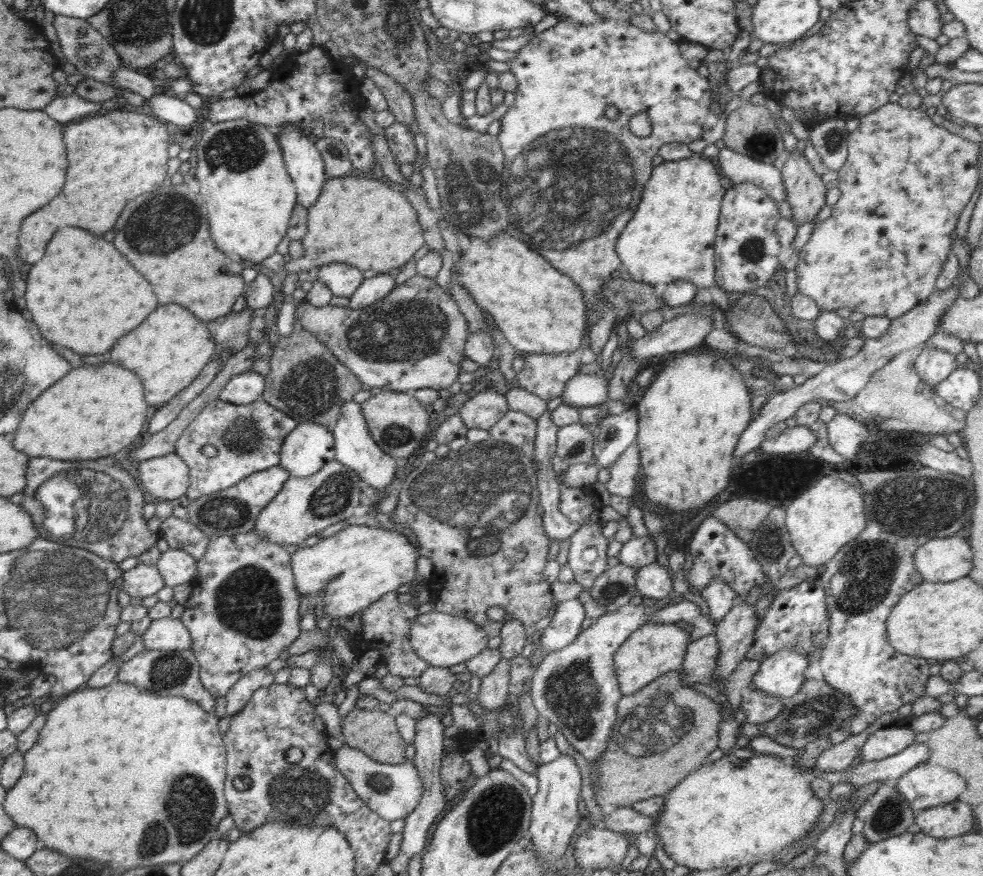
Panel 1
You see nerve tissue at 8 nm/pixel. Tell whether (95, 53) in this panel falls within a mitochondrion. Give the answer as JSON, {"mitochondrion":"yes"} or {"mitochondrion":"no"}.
{"mitochondrion":"yes"}

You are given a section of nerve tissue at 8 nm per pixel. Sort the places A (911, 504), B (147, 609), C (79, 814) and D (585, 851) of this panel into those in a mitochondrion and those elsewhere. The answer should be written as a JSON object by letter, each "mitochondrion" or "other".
{"A":"mitochondrion","B":"other","C":"other","D":"other"}

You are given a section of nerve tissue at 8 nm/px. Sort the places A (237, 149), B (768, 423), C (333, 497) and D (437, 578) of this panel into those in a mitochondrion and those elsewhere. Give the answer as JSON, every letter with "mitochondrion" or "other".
{"A":"mitochondrion","B":"other","C":"mitochondrion","D":"other"}

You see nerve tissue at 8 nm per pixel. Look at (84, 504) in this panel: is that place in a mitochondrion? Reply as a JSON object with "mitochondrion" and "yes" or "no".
{"mitochondrion":"yes"}

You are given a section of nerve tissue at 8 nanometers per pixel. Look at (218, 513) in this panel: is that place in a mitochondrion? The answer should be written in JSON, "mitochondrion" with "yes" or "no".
{"mitochondrion":"yes"}

